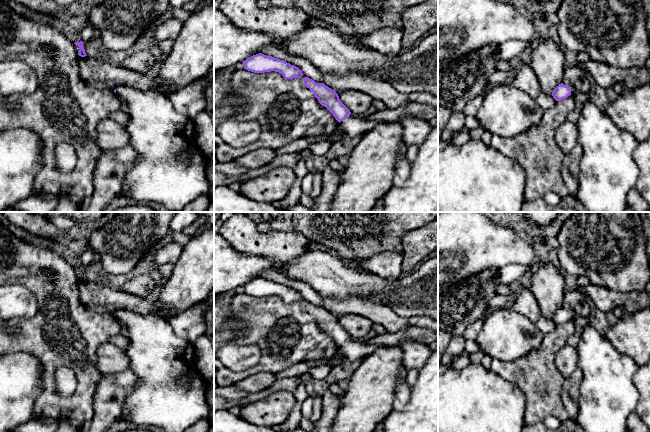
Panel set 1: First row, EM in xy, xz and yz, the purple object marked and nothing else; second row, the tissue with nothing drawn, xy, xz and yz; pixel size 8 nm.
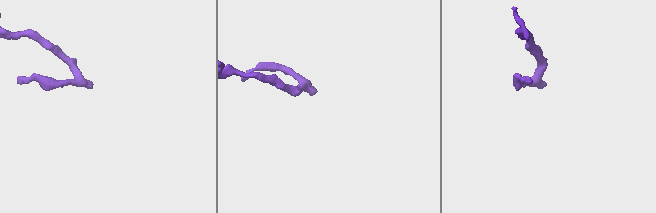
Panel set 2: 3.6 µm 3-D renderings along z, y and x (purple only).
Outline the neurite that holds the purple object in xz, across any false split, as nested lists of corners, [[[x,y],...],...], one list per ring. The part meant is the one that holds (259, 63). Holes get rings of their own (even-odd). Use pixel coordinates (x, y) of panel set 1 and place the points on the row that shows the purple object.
[[[262,53],[253,55],[243,61],[244,69],[254,73],[279,72],[285,79],[301,78],[302,71],[284,60],[267,56]]]

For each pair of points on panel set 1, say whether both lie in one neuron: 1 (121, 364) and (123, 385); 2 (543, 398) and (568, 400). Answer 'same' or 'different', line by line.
1: different
2: different

